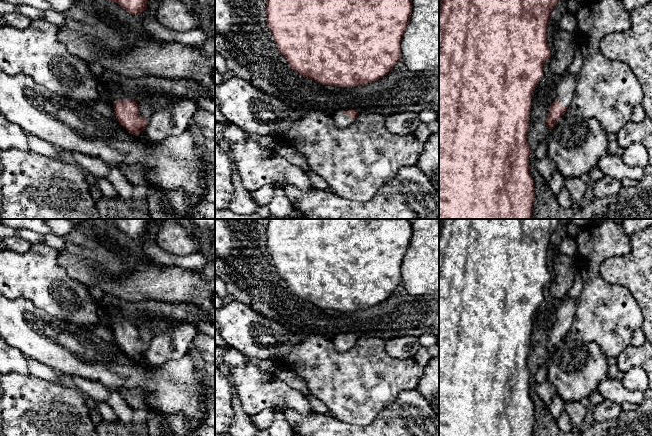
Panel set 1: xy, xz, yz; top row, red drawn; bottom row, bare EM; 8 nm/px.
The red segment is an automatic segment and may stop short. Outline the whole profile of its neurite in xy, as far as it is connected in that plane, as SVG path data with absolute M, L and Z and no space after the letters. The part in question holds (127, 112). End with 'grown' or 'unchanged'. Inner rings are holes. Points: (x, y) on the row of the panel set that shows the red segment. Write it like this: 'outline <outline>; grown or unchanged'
outline M114 84L111 86L113 87L111 96L116 120L132 135L144 131L147 120L139 114L137 102L131 100L122 91L117 90Z; grown

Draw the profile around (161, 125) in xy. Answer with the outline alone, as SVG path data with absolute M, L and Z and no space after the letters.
M180 100L167 109L153 113L144 131L152 142L178 136L188 129L198 108L196 102Z

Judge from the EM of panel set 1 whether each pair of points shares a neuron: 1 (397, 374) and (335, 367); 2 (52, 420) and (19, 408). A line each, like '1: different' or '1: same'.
1: same
2: same

